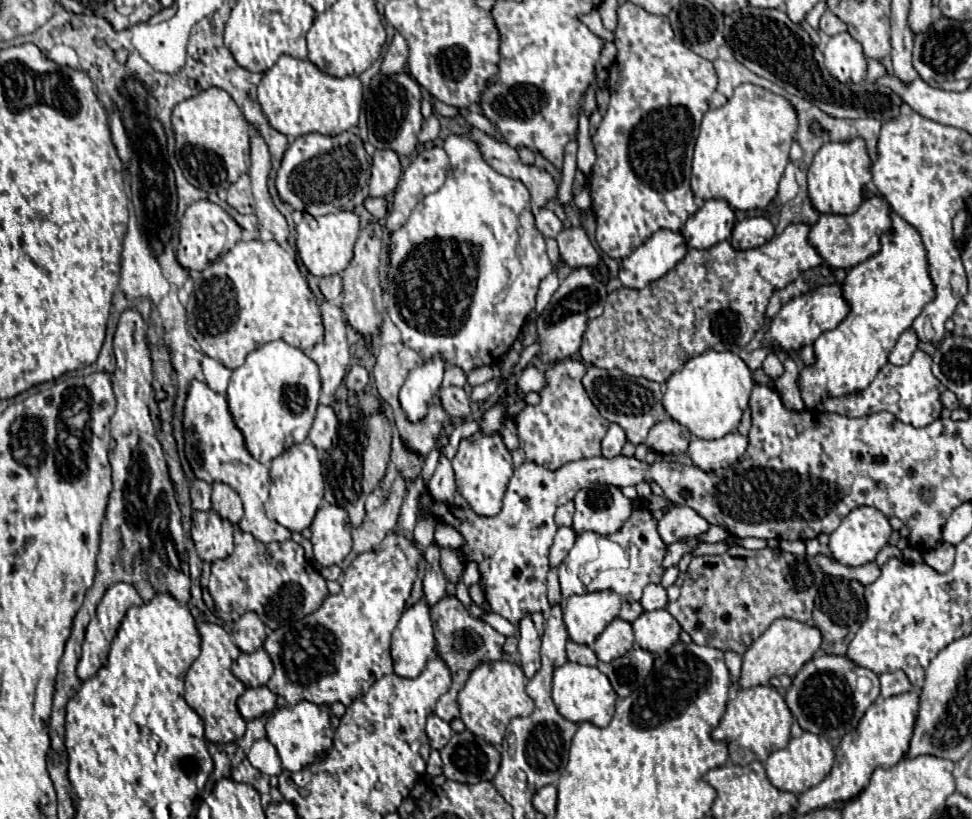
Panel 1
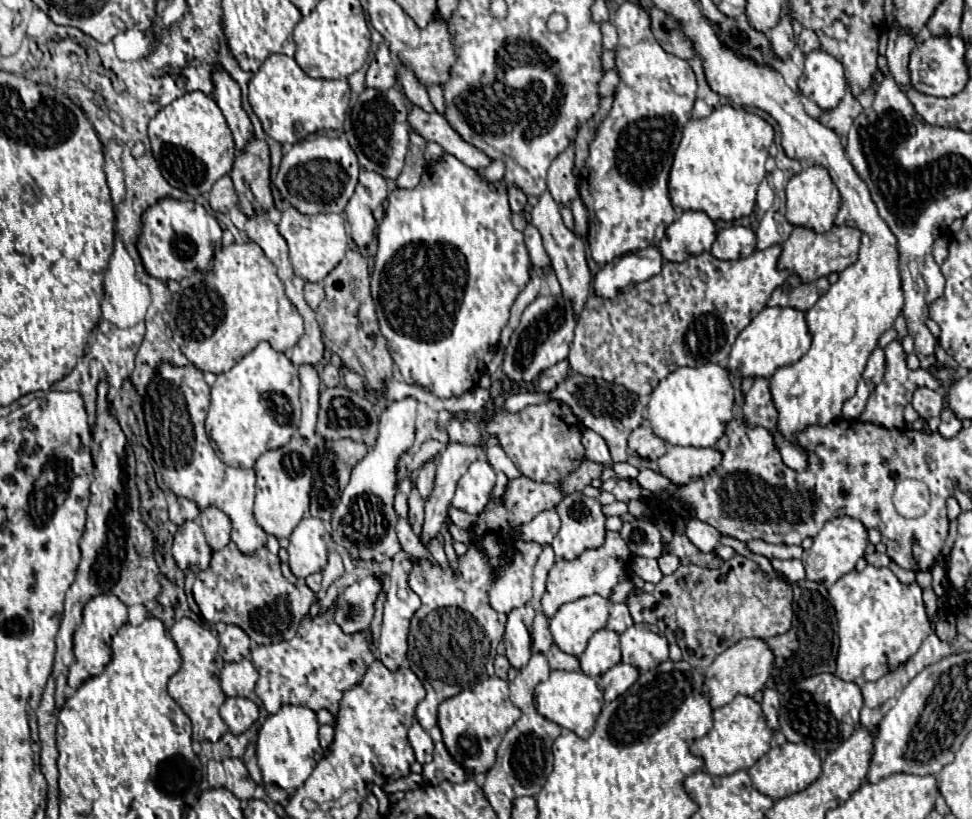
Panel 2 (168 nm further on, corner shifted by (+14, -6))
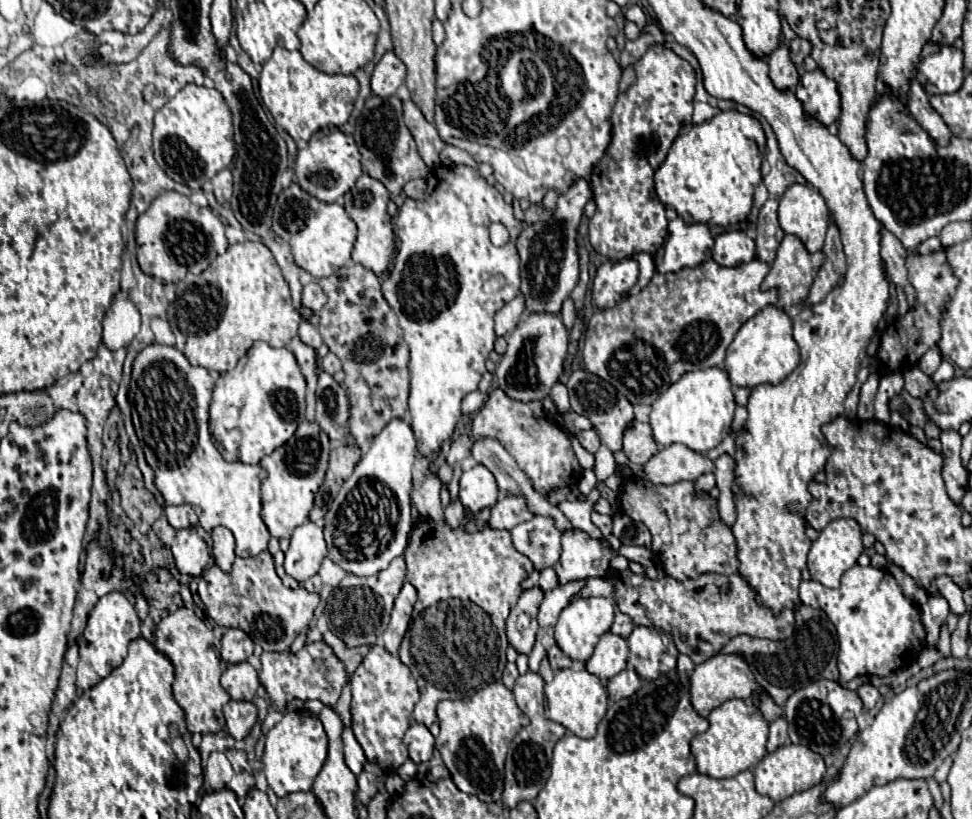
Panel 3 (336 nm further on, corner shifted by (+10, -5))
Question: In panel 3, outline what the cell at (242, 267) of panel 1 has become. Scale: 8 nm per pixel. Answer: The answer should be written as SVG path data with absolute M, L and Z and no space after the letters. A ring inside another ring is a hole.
M245 241L229 245L227 251L219 255L201 275L189 273L177 285L175 323L177 325L173 327L173 333L177 337L177 349L189 359L189 363L223 373L237 365L253 341L265 341L271 347L285 347L297 335L301 315L291 303L289 285L271 251L261 241Z

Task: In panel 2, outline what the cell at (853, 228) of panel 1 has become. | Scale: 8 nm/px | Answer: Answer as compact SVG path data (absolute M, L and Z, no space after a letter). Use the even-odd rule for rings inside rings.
M797 226L797 228L793 228L791 236L781 246L783 252L779 256L777 268L791 270L795 276L799 276L801 282L813 282L819 276L829 276L831 272L841 272L841 270L845 270L845 266L849 266L857 260L859 238L861 238L861 234L857 234L857 230L853 230L853 228L833 226L829 232L825 232L825 236L821 236L809 228Z

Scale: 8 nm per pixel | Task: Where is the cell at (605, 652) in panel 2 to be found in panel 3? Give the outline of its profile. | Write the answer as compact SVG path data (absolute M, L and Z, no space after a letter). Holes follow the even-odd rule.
M605 633L601 635L593 655L587 661L587 671L597 675L601 681L607 681L625 669L627 655L627 641L623 637L617 637L615 633Z

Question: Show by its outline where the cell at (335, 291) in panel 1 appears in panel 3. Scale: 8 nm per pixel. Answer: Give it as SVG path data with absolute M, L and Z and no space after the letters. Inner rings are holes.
M311 281L303 287L303 305L313 309L315 313L327 303L327 295L323 293L323 289L319 287L317 281Z

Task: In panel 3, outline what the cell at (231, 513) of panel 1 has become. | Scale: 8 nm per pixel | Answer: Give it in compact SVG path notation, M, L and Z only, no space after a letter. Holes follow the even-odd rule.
M215 527L211 531L211 537L213 537L215 563L223 571L229 571L233 565L233 559L235 559L235 537L233 537L233 533L225 527Z

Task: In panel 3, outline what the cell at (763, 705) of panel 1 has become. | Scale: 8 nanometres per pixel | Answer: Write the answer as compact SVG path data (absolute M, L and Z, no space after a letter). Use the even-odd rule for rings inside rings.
M729 699L711 711L709 729L695 735L691 741L691 755L697 761L697 771L709 777L735 777L737 773L755 767L767 755L769 723L761 715L759 707L745 699Z

